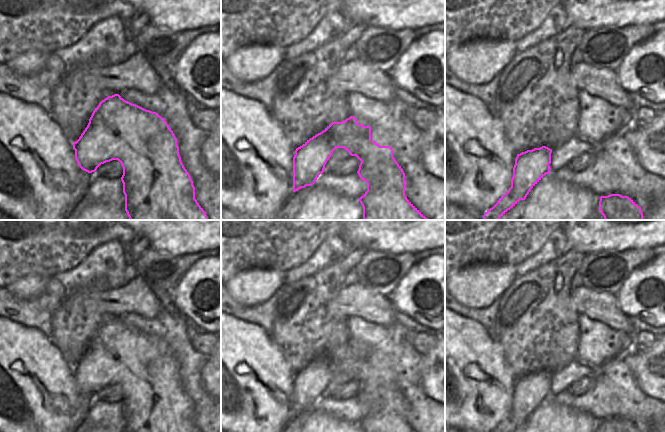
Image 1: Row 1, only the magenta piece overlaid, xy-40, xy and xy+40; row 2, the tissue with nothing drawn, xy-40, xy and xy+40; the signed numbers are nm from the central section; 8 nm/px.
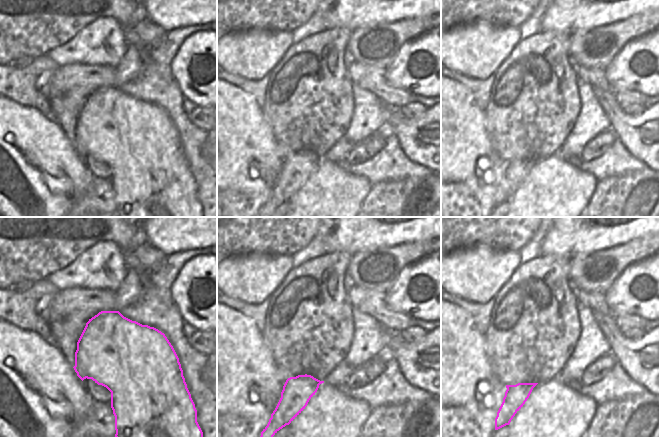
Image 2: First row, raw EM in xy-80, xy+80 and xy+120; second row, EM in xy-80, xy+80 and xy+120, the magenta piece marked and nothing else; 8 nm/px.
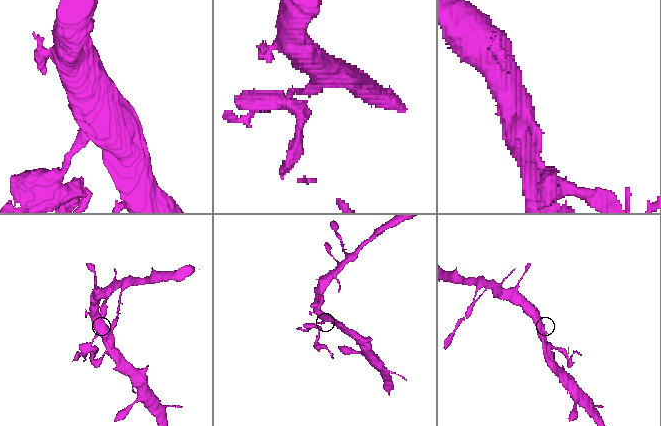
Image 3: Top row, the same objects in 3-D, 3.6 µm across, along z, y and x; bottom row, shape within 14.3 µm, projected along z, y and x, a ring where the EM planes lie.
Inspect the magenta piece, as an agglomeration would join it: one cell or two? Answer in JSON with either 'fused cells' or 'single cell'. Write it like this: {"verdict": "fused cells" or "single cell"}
{"verdict": "fused cells"}

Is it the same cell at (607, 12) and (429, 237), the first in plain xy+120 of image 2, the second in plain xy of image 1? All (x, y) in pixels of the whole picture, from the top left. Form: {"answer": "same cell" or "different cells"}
{"answer": "same cell"}

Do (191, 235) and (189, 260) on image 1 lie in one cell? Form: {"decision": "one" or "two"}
{"decision": "two"}

